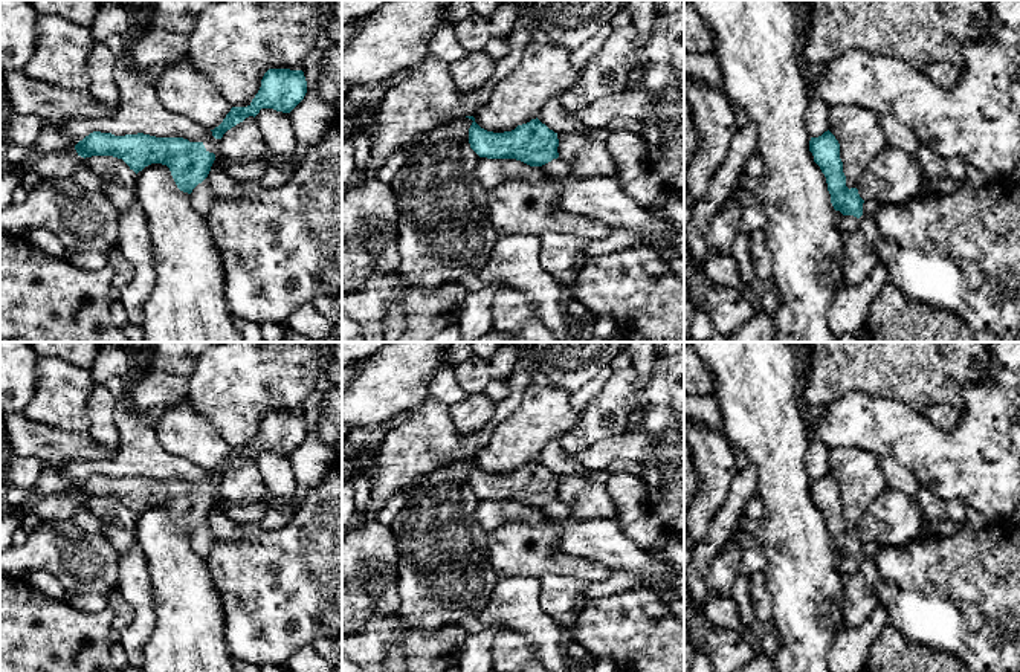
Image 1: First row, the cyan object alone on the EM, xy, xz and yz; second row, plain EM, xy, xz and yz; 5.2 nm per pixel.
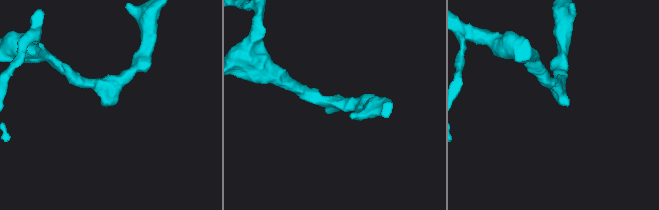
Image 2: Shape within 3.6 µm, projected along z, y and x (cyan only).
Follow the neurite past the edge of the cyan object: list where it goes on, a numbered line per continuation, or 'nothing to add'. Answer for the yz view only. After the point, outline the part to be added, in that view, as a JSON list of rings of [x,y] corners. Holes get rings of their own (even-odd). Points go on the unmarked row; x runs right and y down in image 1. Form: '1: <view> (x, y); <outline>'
1: yz (866, 567); [[[861,557],[858,561],[858,573],[864,577],[869,590],[875,591],[876,577],[878,577],[875,559]]]

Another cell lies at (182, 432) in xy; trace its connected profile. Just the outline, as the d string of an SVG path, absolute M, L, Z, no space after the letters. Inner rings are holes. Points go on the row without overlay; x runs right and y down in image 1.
M185 400L165 408L154 429L168 454L208 472L218 469L234 449L220 431Z

